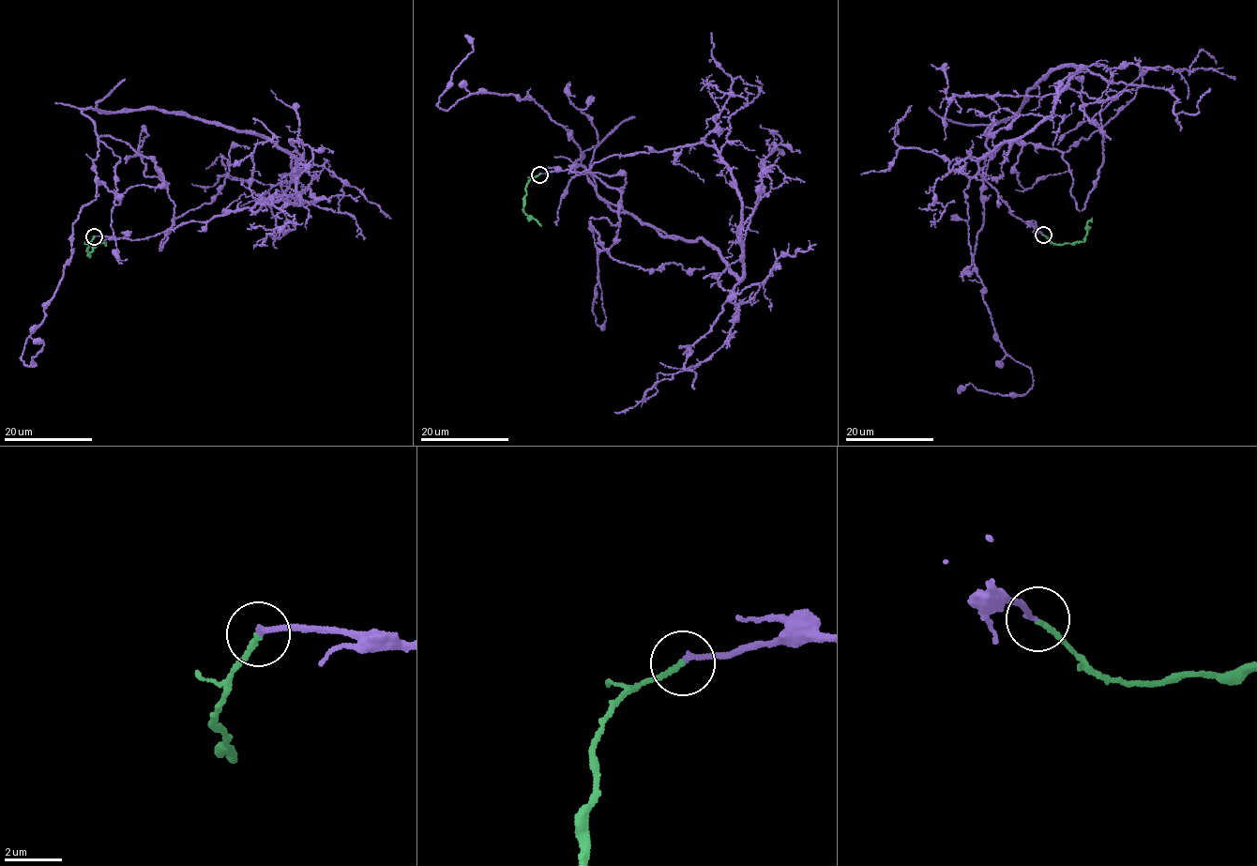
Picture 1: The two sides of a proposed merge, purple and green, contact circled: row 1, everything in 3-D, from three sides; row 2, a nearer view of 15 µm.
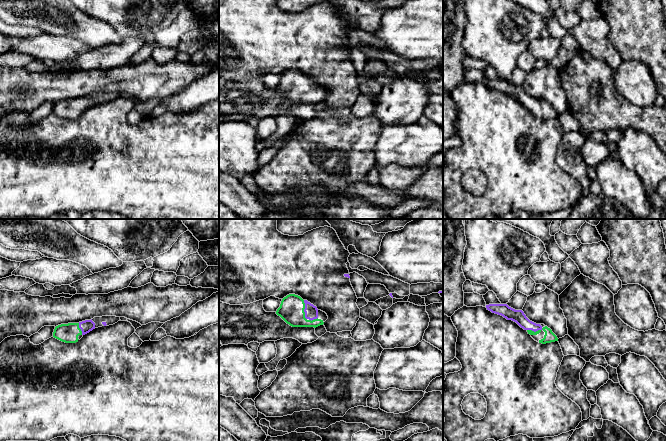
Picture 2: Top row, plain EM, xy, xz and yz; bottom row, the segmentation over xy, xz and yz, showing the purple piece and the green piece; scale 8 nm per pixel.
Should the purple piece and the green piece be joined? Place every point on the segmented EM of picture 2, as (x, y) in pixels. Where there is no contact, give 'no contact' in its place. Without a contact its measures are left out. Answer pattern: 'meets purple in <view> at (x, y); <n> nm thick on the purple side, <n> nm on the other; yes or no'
meets purple in xz at (304, 310); 110 nm thick on the purple side, 200 nm on the other; yes

